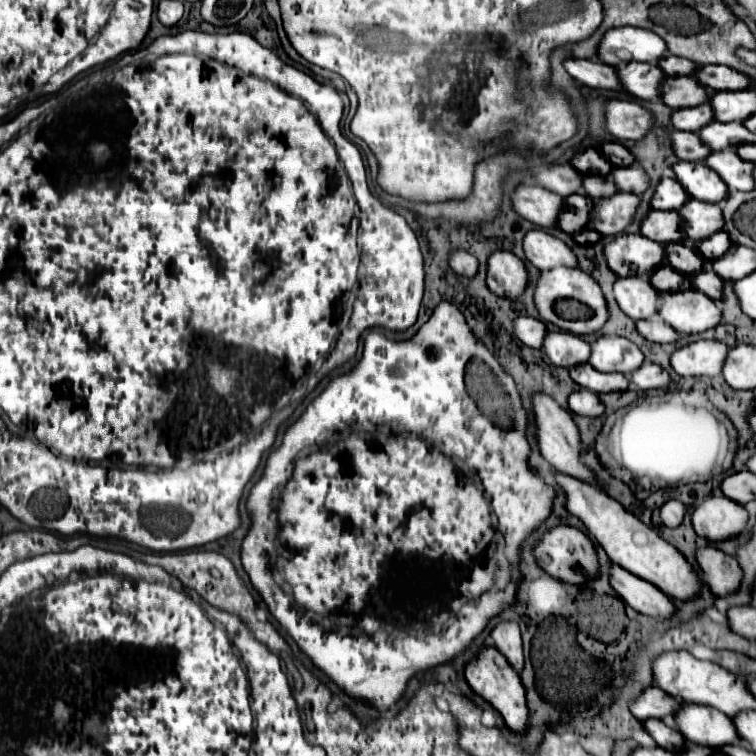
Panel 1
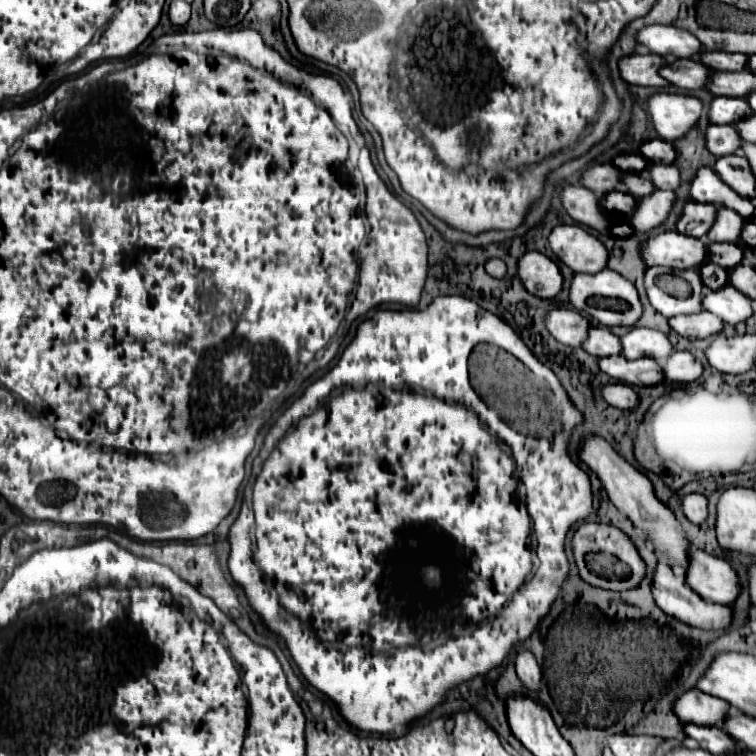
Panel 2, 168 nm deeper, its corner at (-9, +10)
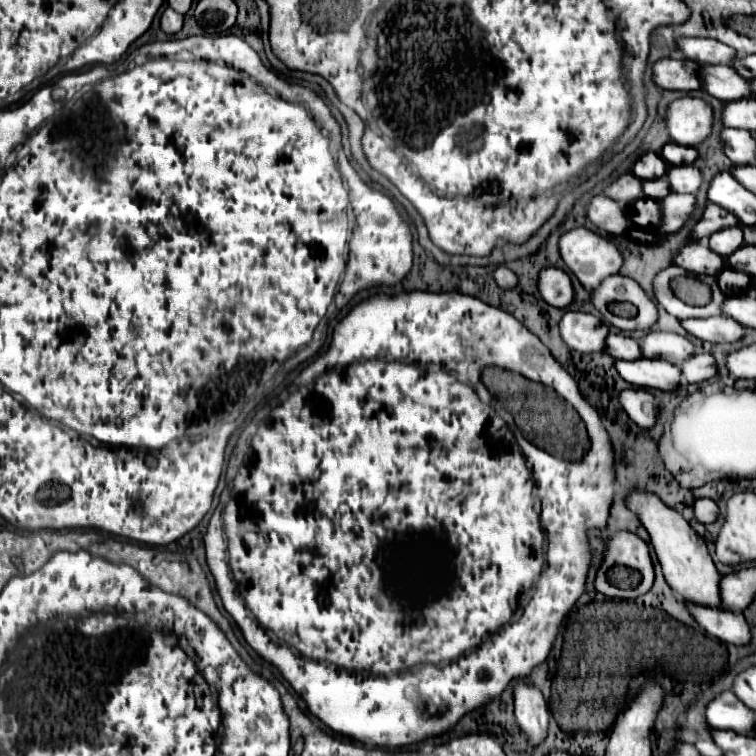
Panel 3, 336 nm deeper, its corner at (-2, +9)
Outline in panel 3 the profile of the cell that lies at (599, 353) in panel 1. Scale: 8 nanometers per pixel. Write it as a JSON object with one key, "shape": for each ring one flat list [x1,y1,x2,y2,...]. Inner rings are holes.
{"shape":[[651,331,645,335,641,349,647,359,663,359,673,365,681,365,695,353,695,343,689,341,683,335,677,333,665,333,665,331]]}

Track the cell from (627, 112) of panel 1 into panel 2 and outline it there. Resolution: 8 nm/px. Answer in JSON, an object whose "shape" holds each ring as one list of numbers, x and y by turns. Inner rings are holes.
{"shape":[[658,92,646,100,646,110,658,136,672,142,684,136,696,124,702,104,692,96]]}

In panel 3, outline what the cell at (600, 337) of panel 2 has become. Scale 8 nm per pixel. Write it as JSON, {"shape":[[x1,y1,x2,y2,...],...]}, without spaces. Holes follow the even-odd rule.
{"shape":[[611,333,607,337,607,347,605,351,609,355,613,355,615,359,625,359,625,361,635,361,635,359,643,359,643,351,639,349,639,343,631,337,625,335,615,335]]}

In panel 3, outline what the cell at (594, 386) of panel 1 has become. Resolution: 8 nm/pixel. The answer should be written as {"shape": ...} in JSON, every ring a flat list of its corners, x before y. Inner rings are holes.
{"shape":[[639,359,639,361,617,361,619,375,637,387,643,389,677,389,681,381,681,369,659,359]]}

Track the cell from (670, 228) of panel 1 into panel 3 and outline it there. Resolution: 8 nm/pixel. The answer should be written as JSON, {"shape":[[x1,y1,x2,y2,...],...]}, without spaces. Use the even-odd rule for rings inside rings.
{"shape":[[709,203,705,207,703,219,695,225,693,237,703,239,703,237,709,237,711,233,717,233,719,229,725,229,725,227,731,227,731,225,741,225,741,221,731,211,719,207,715,203]]}

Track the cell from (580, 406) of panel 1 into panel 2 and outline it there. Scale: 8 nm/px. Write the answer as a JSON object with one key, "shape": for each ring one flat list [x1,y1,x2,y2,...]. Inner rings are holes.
{"shape":[[608,384,602,388,602,398,620,410,630,410,638,404,638,394,628,384]]}

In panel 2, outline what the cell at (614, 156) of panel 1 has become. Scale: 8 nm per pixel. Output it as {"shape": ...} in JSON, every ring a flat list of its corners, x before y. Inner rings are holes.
{"shape":[[650,140,650,142,644,142,638,152,650,162,650,164,672,164,674,158,676,158,676,150,670,142,666,140]]}

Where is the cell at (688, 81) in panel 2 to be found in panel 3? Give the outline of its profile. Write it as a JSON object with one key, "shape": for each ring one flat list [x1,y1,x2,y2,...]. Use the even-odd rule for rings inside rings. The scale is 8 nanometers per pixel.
{"shape":[[703,65,701,79,705,91,725,103,751,99,751,93,747,93,747,89,751,89,751,81,739,77,739,73,727,65]]}

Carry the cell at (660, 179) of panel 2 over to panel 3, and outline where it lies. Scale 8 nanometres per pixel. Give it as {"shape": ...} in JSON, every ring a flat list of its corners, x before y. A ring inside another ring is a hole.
{"shape":[[671,165,665,179,669,181,671,191,675,193,697,193,703,183,701,171,695,165,681,165,681,167]]}

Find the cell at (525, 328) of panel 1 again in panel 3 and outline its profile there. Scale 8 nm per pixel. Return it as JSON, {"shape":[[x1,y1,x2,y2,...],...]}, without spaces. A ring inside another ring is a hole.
{"shape":[[567,311,559,323,563,341,579,353,597,353,605,351,605,339,609,327,591,313]]}

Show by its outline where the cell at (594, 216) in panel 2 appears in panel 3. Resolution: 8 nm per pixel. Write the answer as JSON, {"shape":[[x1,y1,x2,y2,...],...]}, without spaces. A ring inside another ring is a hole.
{"shape":[[599,195,591,201,587,215,599,229,611,235,623,235,631,227,631,221,627,221,625,209,617,201,611,201,605,195]]}

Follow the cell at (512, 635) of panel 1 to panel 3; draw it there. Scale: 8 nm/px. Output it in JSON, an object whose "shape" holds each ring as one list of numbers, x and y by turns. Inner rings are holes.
{"shape":[[519,681,515,685,515,717,529,745,541,745,545,741,549,707,543,695,525,681]]}

